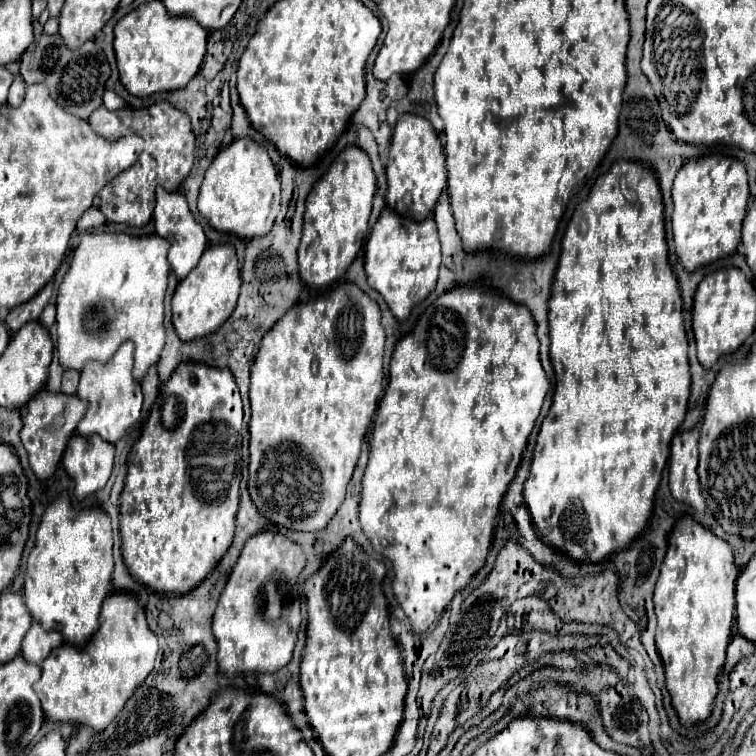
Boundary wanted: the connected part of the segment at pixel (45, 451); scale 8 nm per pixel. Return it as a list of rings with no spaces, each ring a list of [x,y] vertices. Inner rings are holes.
[[[41,389],[31,397],[23,411],[23,429],[21,429],[21,441],[25,445],[25,451],[29,455],[29,465],[33,473],[39,479],[47,479],[53,475],[57,463],[61,461],[61,455],[65,451],[67,439],[75,433],[77,423],[87,411],[87,401],[83,401],[77,395],[65,395],[65,393],[51,393],[47,389]]]

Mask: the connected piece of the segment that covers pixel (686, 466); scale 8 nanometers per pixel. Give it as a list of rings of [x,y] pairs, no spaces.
[[[699,425],[685,433],[677,433],[671,443],[669,459],[669,489],[677,501],[689,503],[697,511],[705,511],[705,501],[697,477],[697,443],[701,437]]]

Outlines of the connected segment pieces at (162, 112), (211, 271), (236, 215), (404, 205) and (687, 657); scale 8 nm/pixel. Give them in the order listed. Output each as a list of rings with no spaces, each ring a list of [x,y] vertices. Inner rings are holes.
[[[155,103],[153,115],[149,115],[145,109],[125,107],[119,111],[107,111],[105,107],[99,107],[91,113],[89,123],[97,135],[115,135],[115,123],[121,123],[121,127],[133,129],[133,133],[139,133],[145,139],[141,159],[137,159],[135,165],[125,169],[119,177],[115,177],[99,191],[99,209],[107,221],[143,227],[151,219],[155,207],[155,187],[162,185],[168,191],[176,191],[191,171],[195,157],[195,135],[191,131],[189,117],[169,103]]]
[[[219,243],[207,247],[199,259],[199,265],[185,279],[179,281],[177,291],[171,299],[173,325],[177,329],[177,335],[185,341],[191,341],[209,335],[219,325],[223,325],[235,309],[239,287],[241,287],[241,275],[235,247],[231,243]]]
[[[239,137],[215,155],[215,161],[205,173],[197,207],[213,229],[253,239],[271,229],[275,217],[279,215],[279,201],[279,175],[267,149],[251,137]]]
[[[403,113],[397,119],[391,139],[389,163],[387,163],[387,207],[395,209],[395,213],[421,221],[431,215],[441,191],[445,189],[445,153],[443,145],[431,127],[431,123],[423,117],[415,117],[413,113]]]
[[[691,515],[679,517],[675,529],[671,529],[667,557],[655,583],[653,601],[657,615],[657,651],[665,667],[665,683],[673,707],[683,725],[703,721],[711,713],[717,695],[717,675],[725,663],[725,649],[735,617],[737,577],[739,567],[735,565],[731,545],[705,525],[699,525]]]

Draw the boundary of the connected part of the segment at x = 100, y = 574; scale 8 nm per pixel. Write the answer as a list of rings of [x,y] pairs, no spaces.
[[[63,491],[43,513],[35,545],[27,559],[27,573],[23,583],[23,597],[29,613],[43,623],[45,629],[53,629],[63,633],[67,643],[83,645],[91,633],[97,629],[99,609],[107,593],[111,591],[111,573],[113,573],[113,557],[111,557],[113,537],[111,537],[111,519],[103,509],[85,509],[73,511],[69,493]]]

